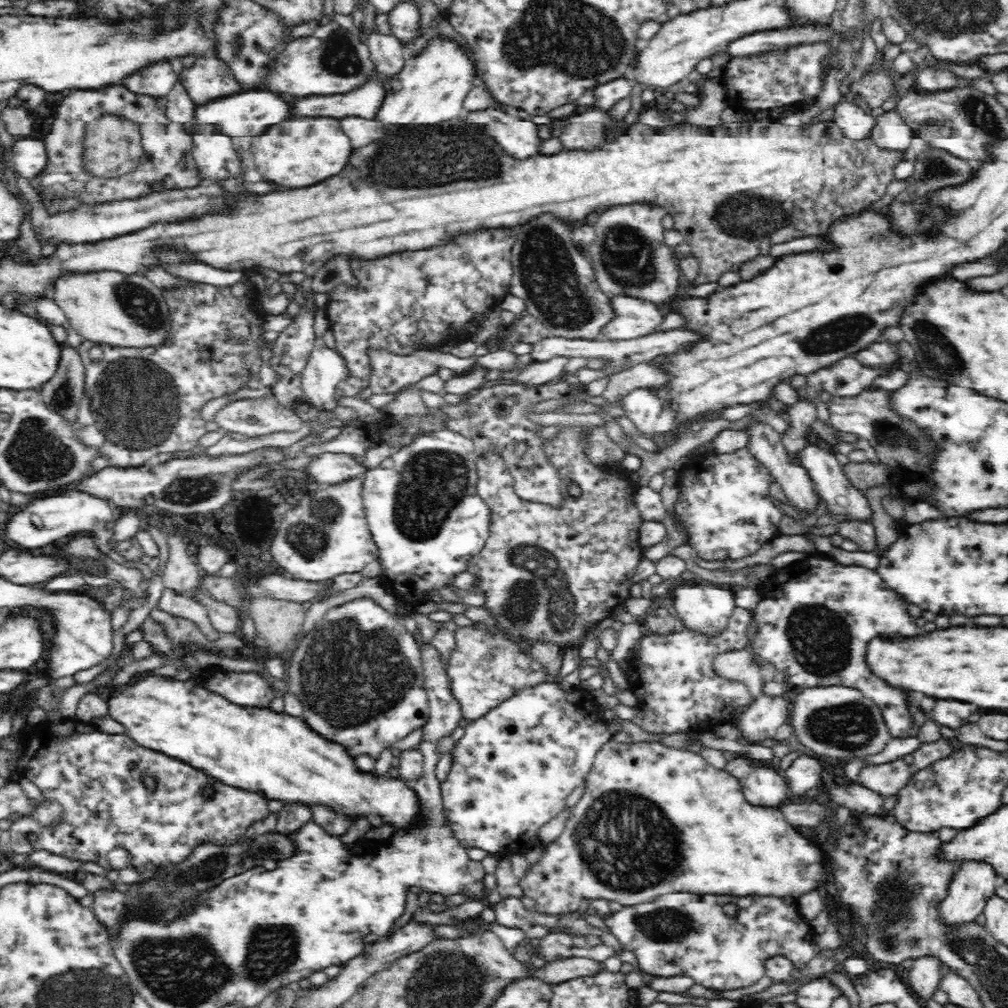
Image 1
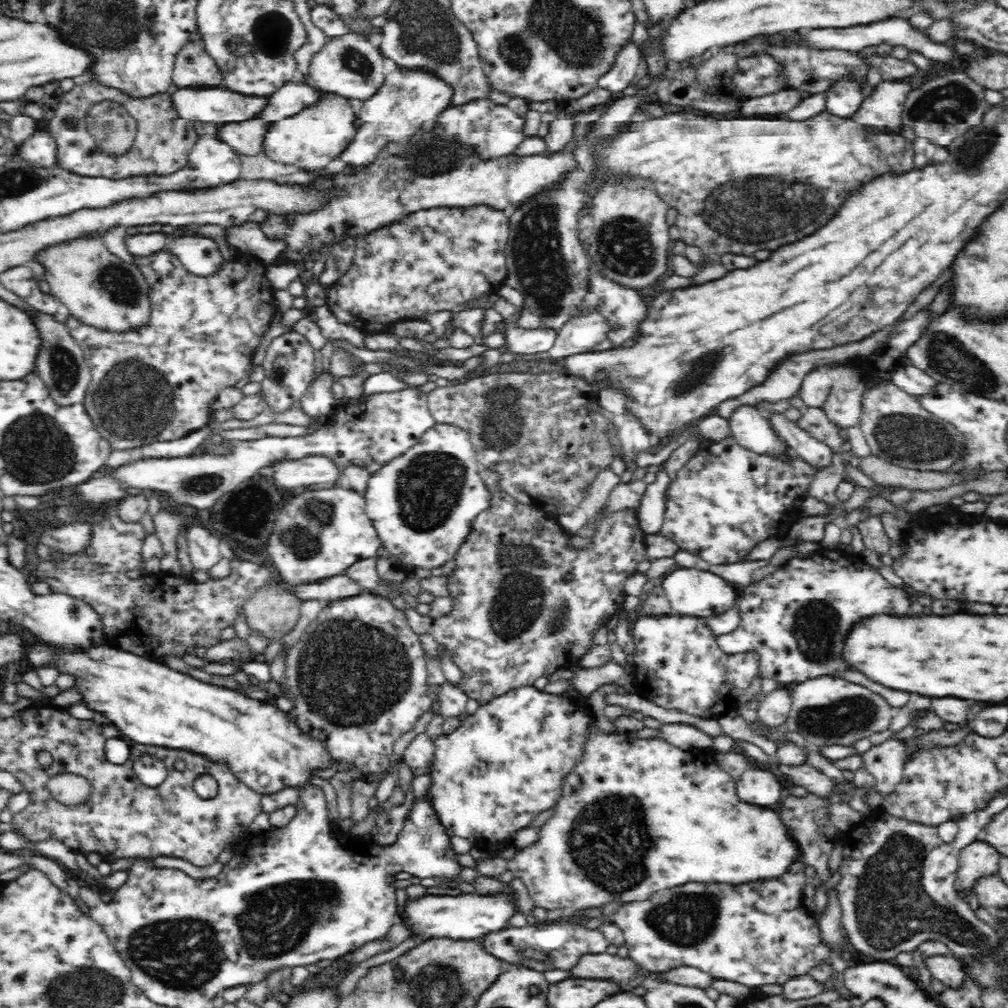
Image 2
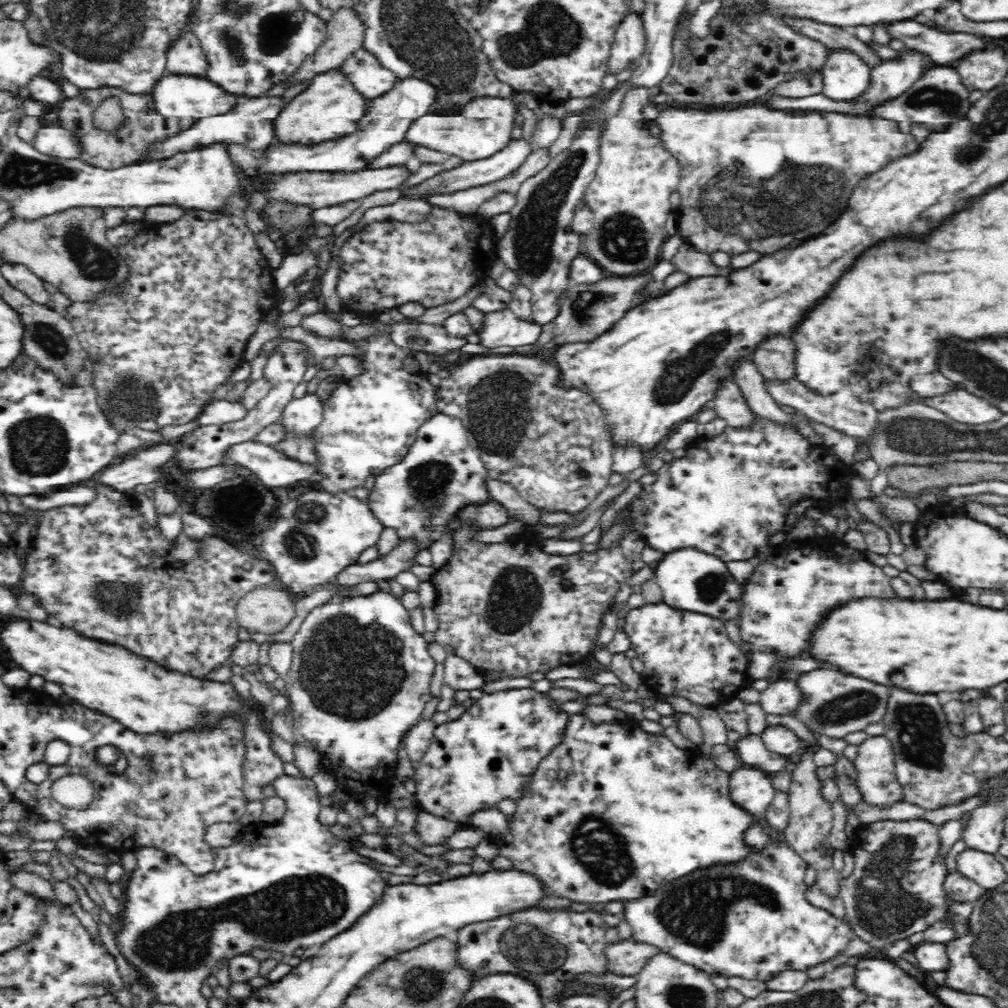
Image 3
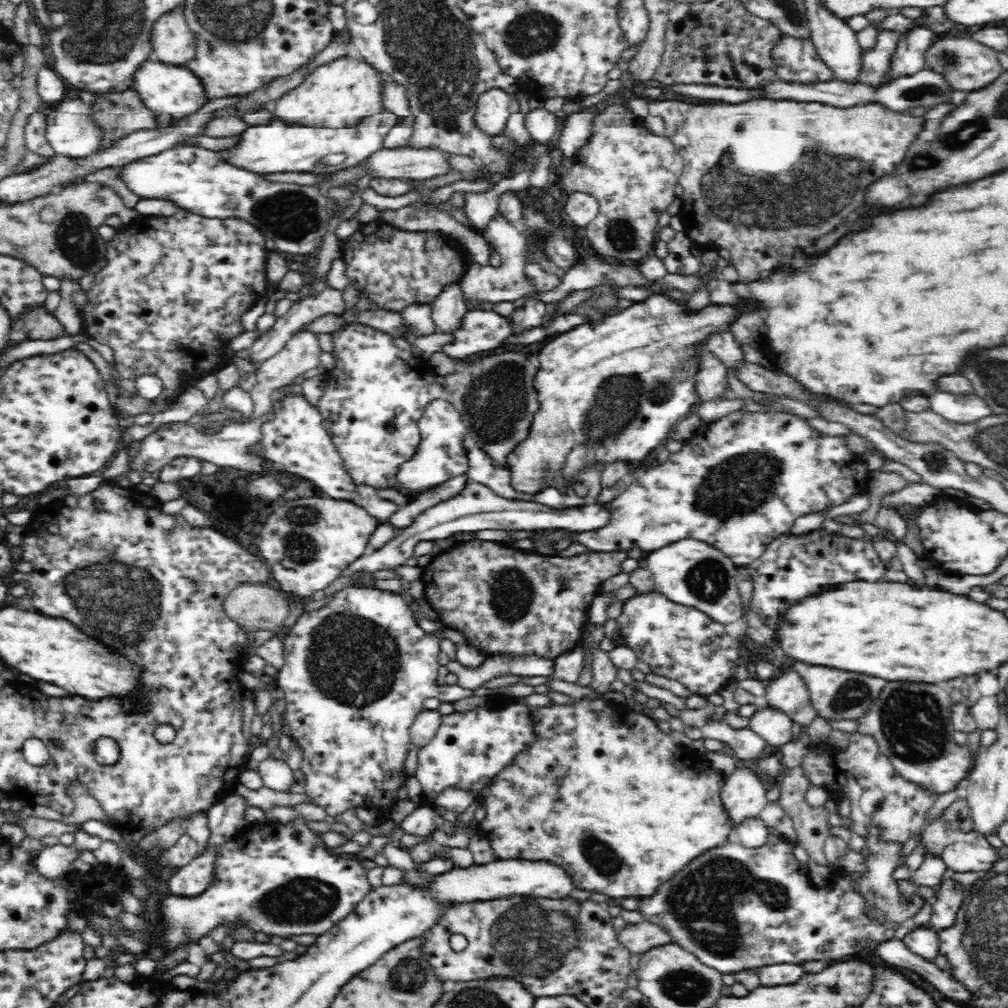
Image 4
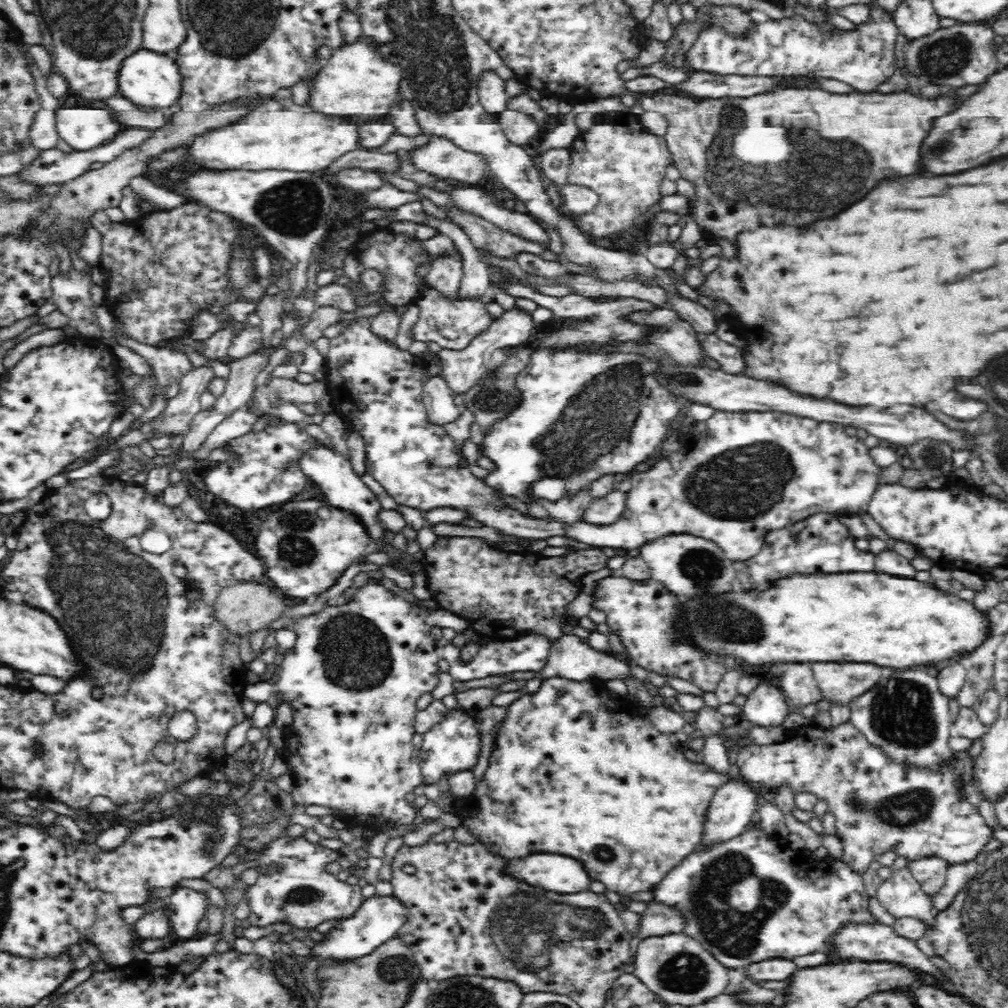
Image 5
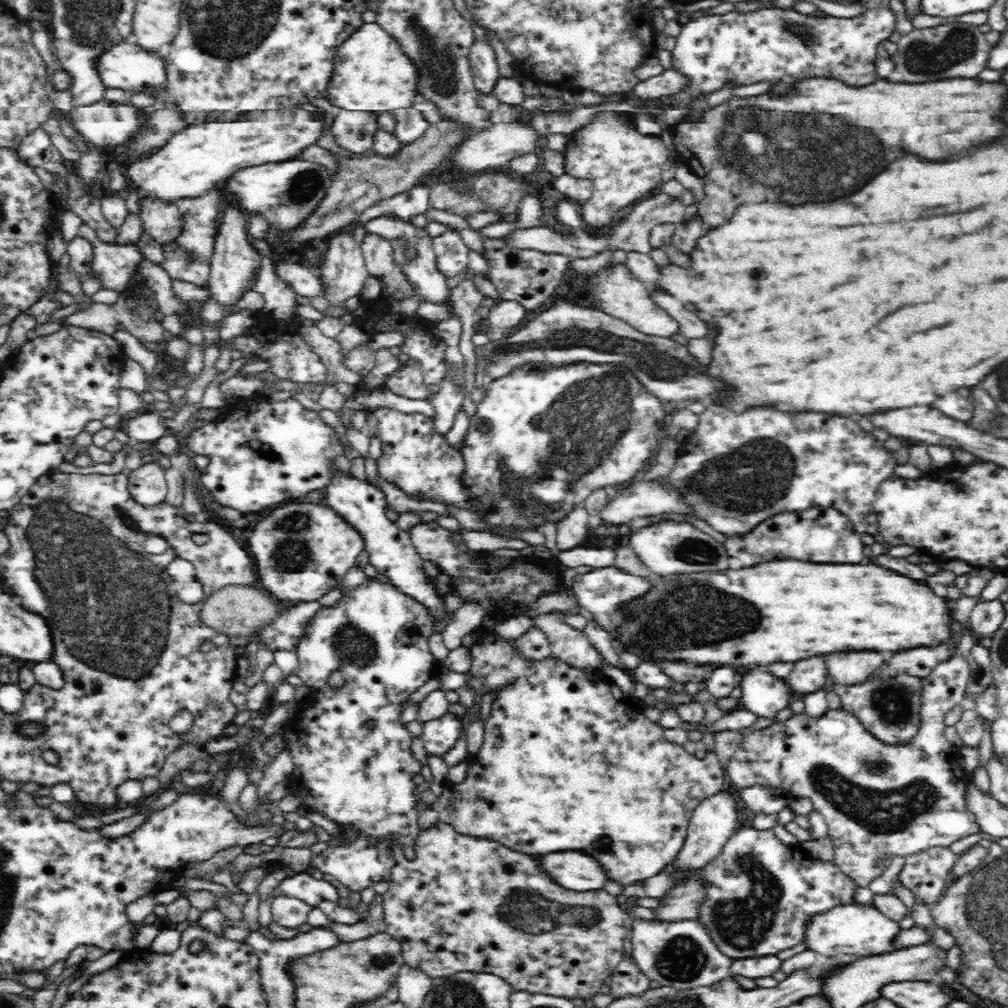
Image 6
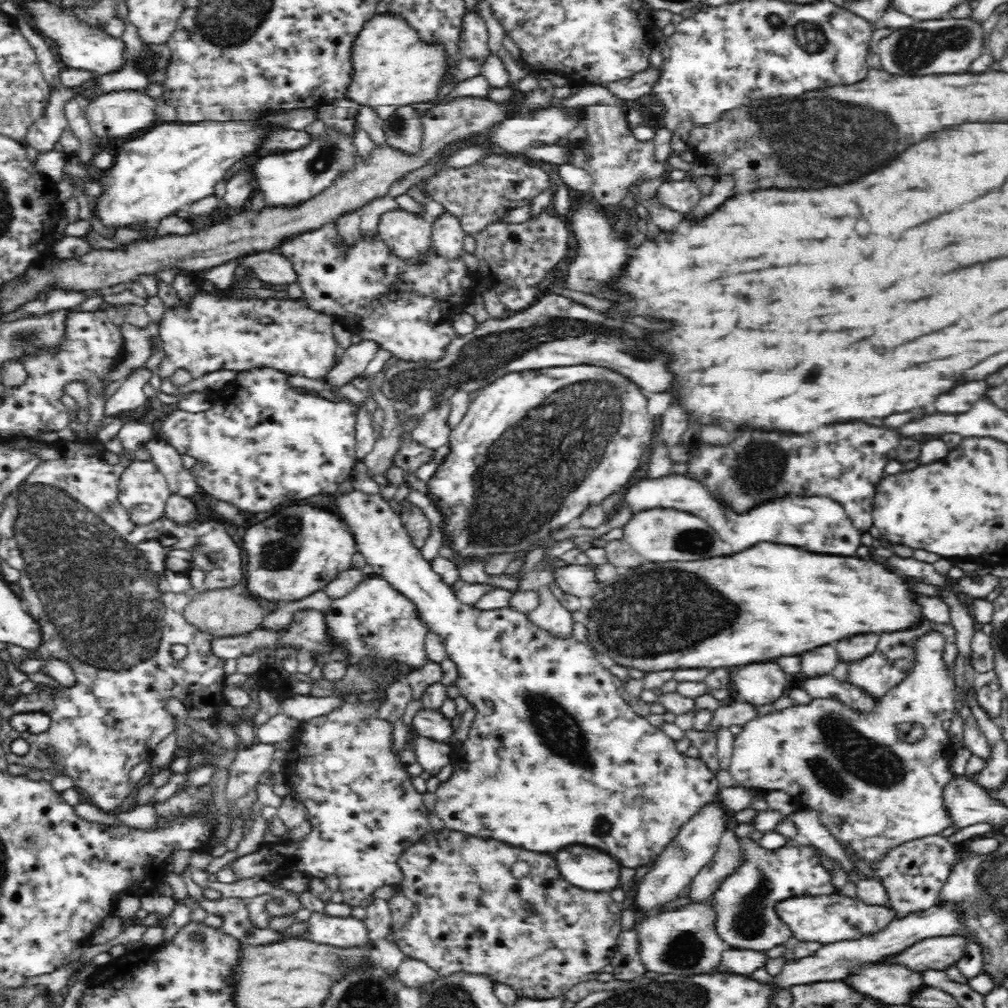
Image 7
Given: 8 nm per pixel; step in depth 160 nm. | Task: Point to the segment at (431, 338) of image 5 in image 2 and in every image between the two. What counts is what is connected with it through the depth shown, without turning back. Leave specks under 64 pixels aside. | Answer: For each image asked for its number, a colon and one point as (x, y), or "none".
2: (517, 339)
3: (504, 328)
4: (478, 330)

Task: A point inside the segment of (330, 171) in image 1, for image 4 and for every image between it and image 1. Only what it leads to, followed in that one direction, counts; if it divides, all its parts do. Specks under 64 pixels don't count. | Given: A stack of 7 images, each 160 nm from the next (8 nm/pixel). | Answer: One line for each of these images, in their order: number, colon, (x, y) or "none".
2: (314, 136)
3: (330, 106)
4: (337, 94)

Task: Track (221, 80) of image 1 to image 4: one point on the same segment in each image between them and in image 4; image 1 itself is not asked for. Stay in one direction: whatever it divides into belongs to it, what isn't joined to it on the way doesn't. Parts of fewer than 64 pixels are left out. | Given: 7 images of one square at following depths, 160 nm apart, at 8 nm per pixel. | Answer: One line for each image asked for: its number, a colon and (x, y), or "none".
2: (193, 66)
3: (185, 56)
4: (171, 41)

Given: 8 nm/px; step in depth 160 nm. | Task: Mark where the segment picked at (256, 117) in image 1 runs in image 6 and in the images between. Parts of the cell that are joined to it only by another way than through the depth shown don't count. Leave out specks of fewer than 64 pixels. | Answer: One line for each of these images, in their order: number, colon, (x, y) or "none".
2: (215, 104)
3: (182, 95)
4: (164, 87)
5: (146, 78)
6: (126, 66)

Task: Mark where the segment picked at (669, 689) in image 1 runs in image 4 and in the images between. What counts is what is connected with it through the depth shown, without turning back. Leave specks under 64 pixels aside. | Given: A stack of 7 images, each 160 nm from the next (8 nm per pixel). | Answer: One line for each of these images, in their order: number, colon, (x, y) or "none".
2: (679, 665)
3: (686, 653)
4: (679, 642)

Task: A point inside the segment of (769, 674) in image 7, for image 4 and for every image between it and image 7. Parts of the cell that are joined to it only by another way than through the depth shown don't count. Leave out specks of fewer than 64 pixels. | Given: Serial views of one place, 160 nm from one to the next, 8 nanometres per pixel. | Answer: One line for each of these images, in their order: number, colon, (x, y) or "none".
4: (775, 726)
5: (766, 706)
6: (766, 695)

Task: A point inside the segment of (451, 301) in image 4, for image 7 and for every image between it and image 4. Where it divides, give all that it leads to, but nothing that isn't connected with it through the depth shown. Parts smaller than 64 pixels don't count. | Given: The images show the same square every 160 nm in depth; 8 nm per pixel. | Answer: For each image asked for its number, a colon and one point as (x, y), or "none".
5: (445, 272)
6: (451, 252)
7: (447, 235)

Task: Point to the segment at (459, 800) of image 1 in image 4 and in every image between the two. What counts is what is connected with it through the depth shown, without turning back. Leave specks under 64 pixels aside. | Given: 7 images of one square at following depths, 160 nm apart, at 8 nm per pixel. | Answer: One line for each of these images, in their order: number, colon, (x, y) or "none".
2: (503, 765)
3: (484, 757)
4: (469, 748)

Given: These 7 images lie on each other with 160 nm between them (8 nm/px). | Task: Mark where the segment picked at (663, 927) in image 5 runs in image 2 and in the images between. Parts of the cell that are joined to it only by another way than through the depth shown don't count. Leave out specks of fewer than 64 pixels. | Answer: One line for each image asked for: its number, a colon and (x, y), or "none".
2: (628, 974)
3: (625, 958)
4: (639, 937)

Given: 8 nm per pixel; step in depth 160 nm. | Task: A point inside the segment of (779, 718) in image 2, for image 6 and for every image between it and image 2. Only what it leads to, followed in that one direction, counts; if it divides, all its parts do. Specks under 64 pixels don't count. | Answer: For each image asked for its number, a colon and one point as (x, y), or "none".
3: (782, 697)
4: (789, 692)
5: (798, 685)
6: (809, 675)

